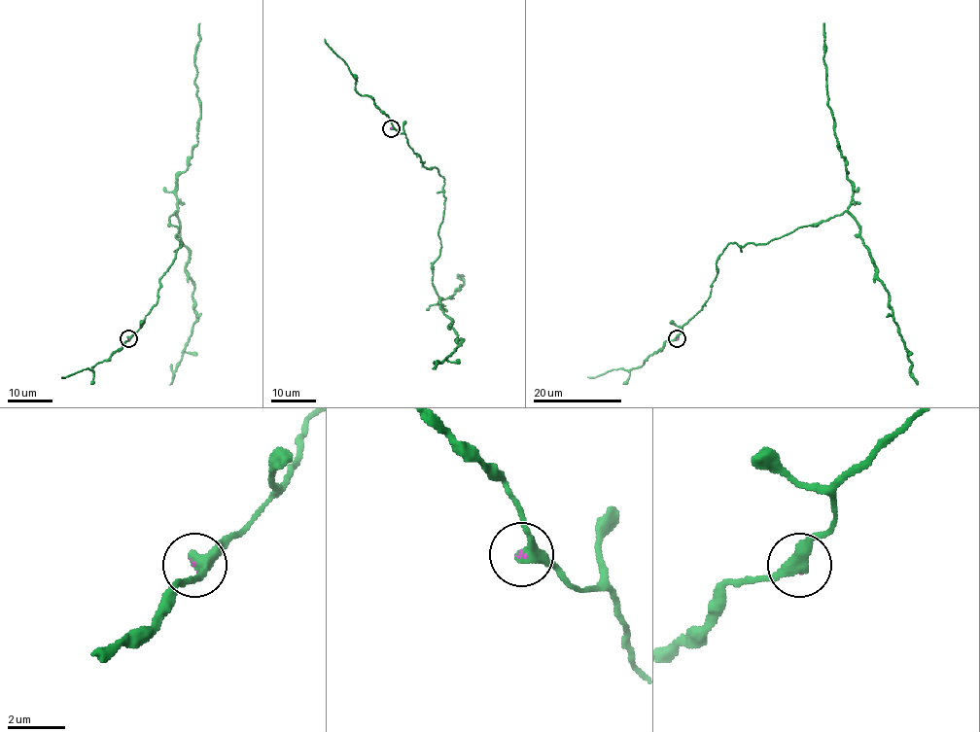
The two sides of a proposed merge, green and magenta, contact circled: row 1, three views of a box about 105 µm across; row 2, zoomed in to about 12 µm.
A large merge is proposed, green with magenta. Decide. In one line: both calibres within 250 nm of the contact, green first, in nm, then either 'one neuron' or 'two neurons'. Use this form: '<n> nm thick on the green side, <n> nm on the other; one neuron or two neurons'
380 nm thick on the green side, 60 nm on the other; one neuron

